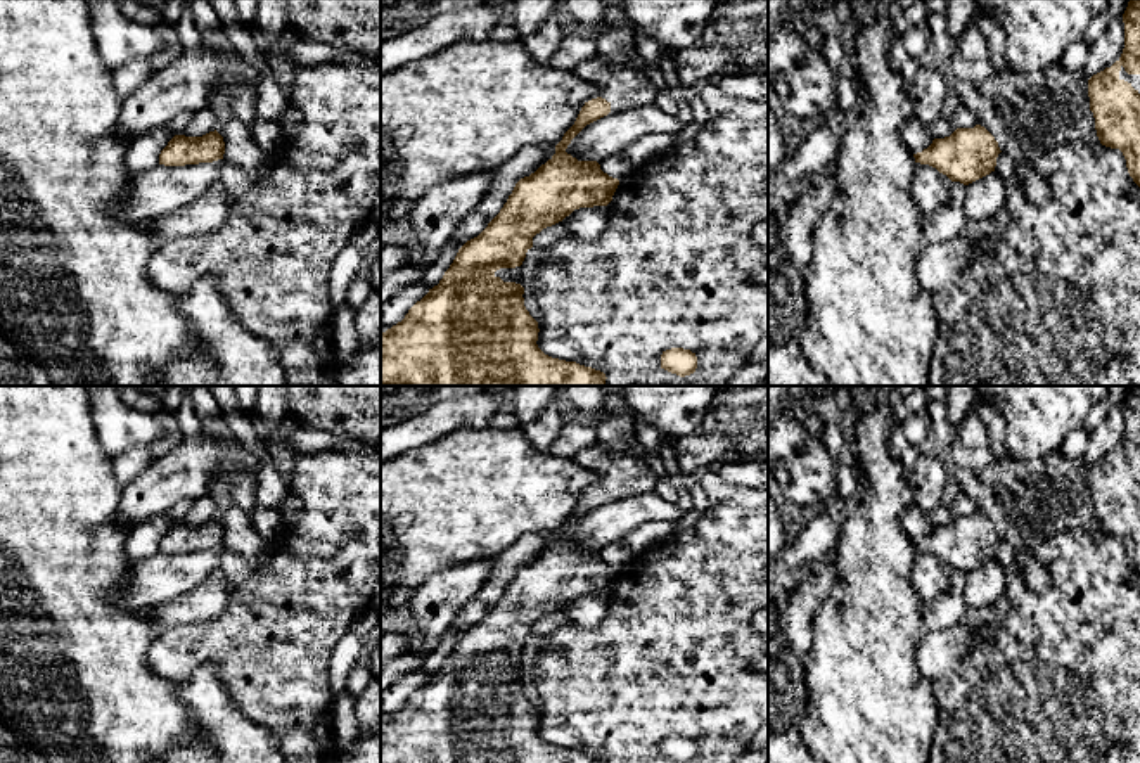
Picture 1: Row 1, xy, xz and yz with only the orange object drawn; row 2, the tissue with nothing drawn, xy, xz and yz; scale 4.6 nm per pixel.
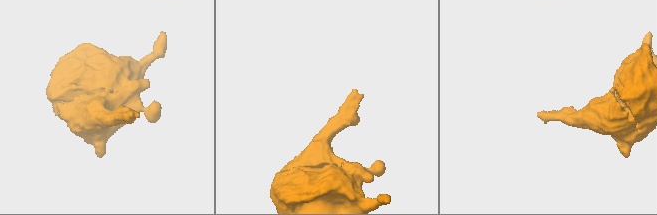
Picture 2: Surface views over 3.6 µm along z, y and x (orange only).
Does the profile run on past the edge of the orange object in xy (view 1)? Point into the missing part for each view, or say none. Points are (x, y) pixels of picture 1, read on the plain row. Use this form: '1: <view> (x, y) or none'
1: none

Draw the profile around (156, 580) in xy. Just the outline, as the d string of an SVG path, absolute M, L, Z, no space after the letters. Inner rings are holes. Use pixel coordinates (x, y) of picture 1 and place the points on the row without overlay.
M223 547L213 550L164 554L131 561L130 578L119 593L119 607L130 612L151 611L194 590L220 569Z

